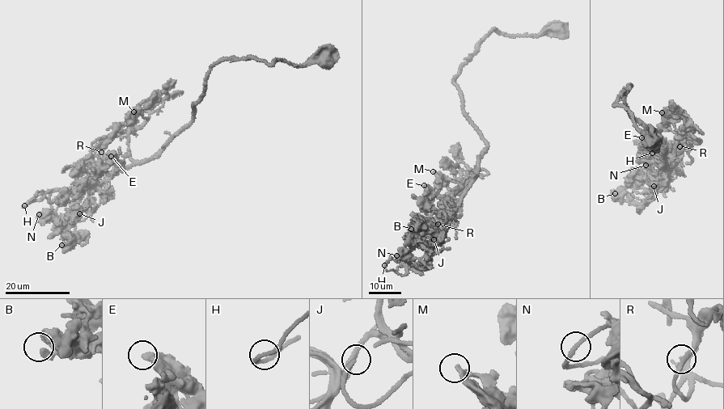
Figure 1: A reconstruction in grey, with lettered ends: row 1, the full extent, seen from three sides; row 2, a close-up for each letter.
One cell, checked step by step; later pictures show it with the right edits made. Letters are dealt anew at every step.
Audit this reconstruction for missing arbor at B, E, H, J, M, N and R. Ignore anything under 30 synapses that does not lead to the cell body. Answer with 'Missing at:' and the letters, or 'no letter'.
Missing at: R

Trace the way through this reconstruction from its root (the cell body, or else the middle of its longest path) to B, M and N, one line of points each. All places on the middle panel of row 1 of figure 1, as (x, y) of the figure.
B: (560, 30), (492, 31), (461, 65), (455, 84), (487, 145), (442, 242), (411, 229)
M: (560, 30), (480, 42), (454, 83), (487, 145), (479, 169), (457, 201), (460, 185), (433, 171)
N: (560, 30), (492, 31), (461, 65), (455, 84), (487, 145), (479, 169), (442, 242), (421, 259), (396, 255)

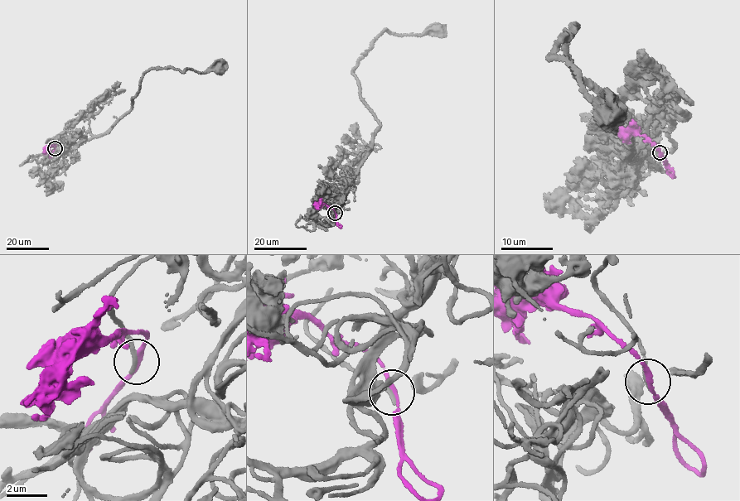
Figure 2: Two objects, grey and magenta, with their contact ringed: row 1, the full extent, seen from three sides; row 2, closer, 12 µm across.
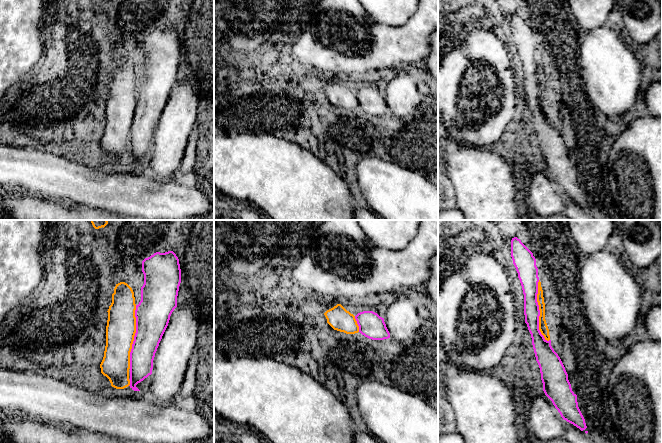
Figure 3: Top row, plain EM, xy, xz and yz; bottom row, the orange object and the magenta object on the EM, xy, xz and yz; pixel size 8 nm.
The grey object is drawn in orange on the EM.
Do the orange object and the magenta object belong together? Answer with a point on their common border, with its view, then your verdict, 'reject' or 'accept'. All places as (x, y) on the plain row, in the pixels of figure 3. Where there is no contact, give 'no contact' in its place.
meets orange in yz at (540, 87); accept

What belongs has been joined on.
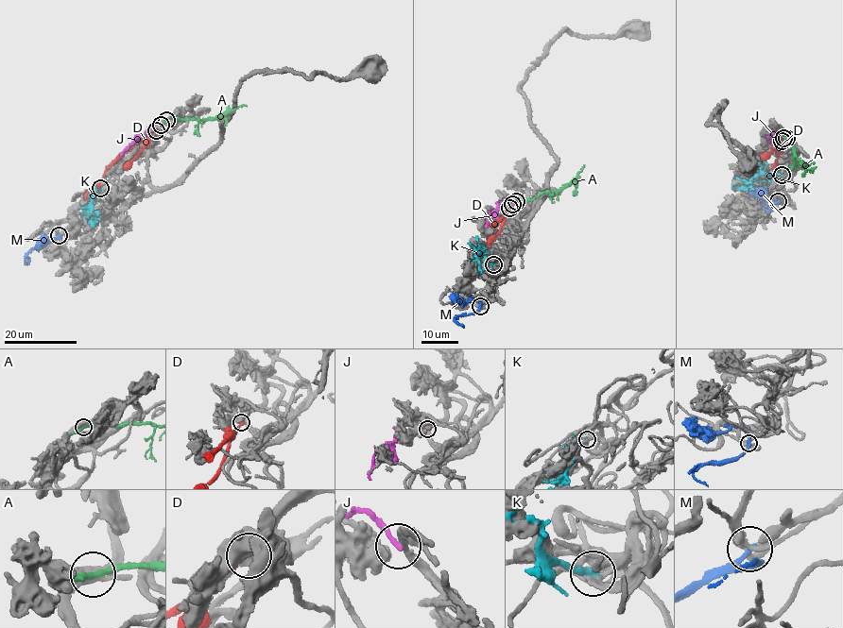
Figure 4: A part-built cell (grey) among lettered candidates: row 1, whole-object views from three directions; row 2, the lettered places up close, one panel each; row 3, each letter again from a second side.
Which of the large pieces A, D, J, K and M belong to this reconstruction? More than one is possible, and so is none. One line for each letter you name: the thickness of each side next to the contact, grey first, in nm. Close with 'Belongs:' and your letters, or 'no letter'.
M: 240/140 nm
Belongs: M

